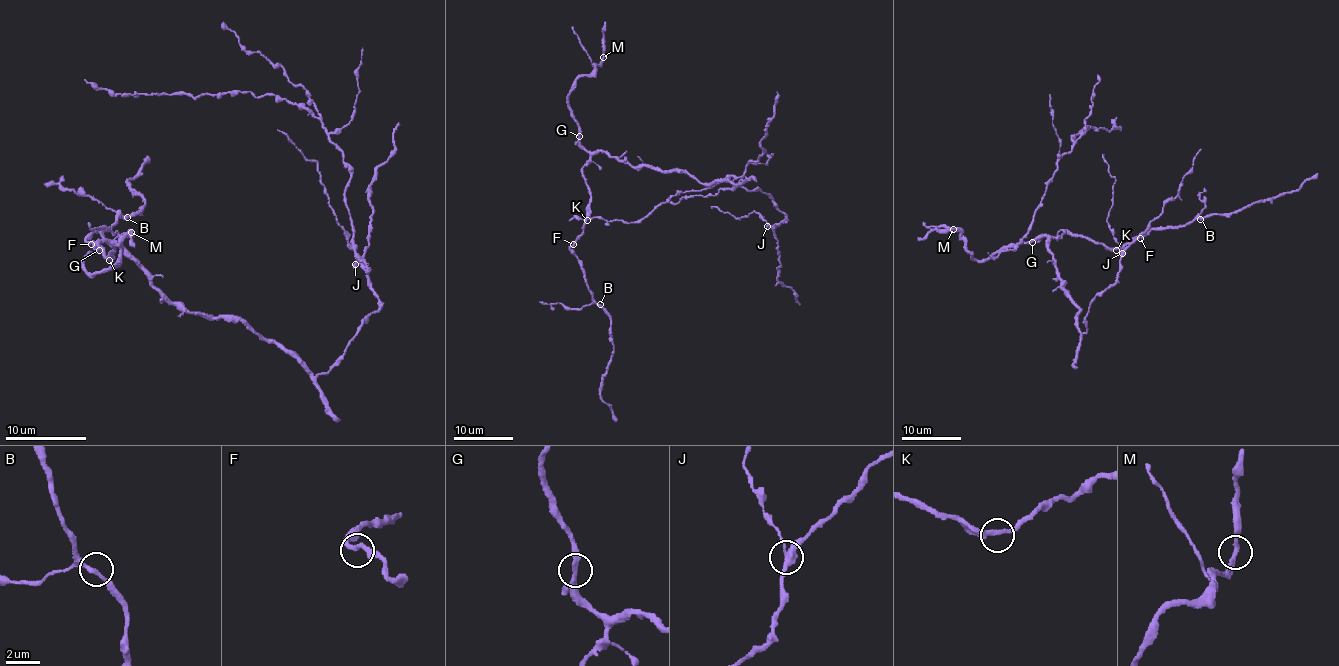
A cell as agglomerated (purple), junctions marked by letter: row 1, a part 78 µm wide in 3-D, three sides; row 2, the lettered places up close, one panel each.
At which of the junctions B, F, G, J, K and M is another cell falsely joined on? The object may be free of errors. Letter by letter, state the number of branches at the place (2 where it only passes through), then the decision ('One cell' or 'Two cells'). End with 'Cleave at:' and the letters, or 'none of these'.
B: Branches: 2. One cell
F: Branches: 2. One cell
G: Branches: 2. One cell
J: Branches: 2. Two cells
K: Branches: 2. One cell
M: Branches: 2. One cell
Cleave at: J

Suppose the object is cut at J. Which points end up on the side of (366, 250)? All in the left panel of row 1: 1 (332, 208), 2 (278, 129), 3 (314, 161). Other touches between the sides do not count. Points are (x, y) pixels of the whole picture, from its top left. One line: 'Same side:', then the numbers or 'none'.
Same side: none

